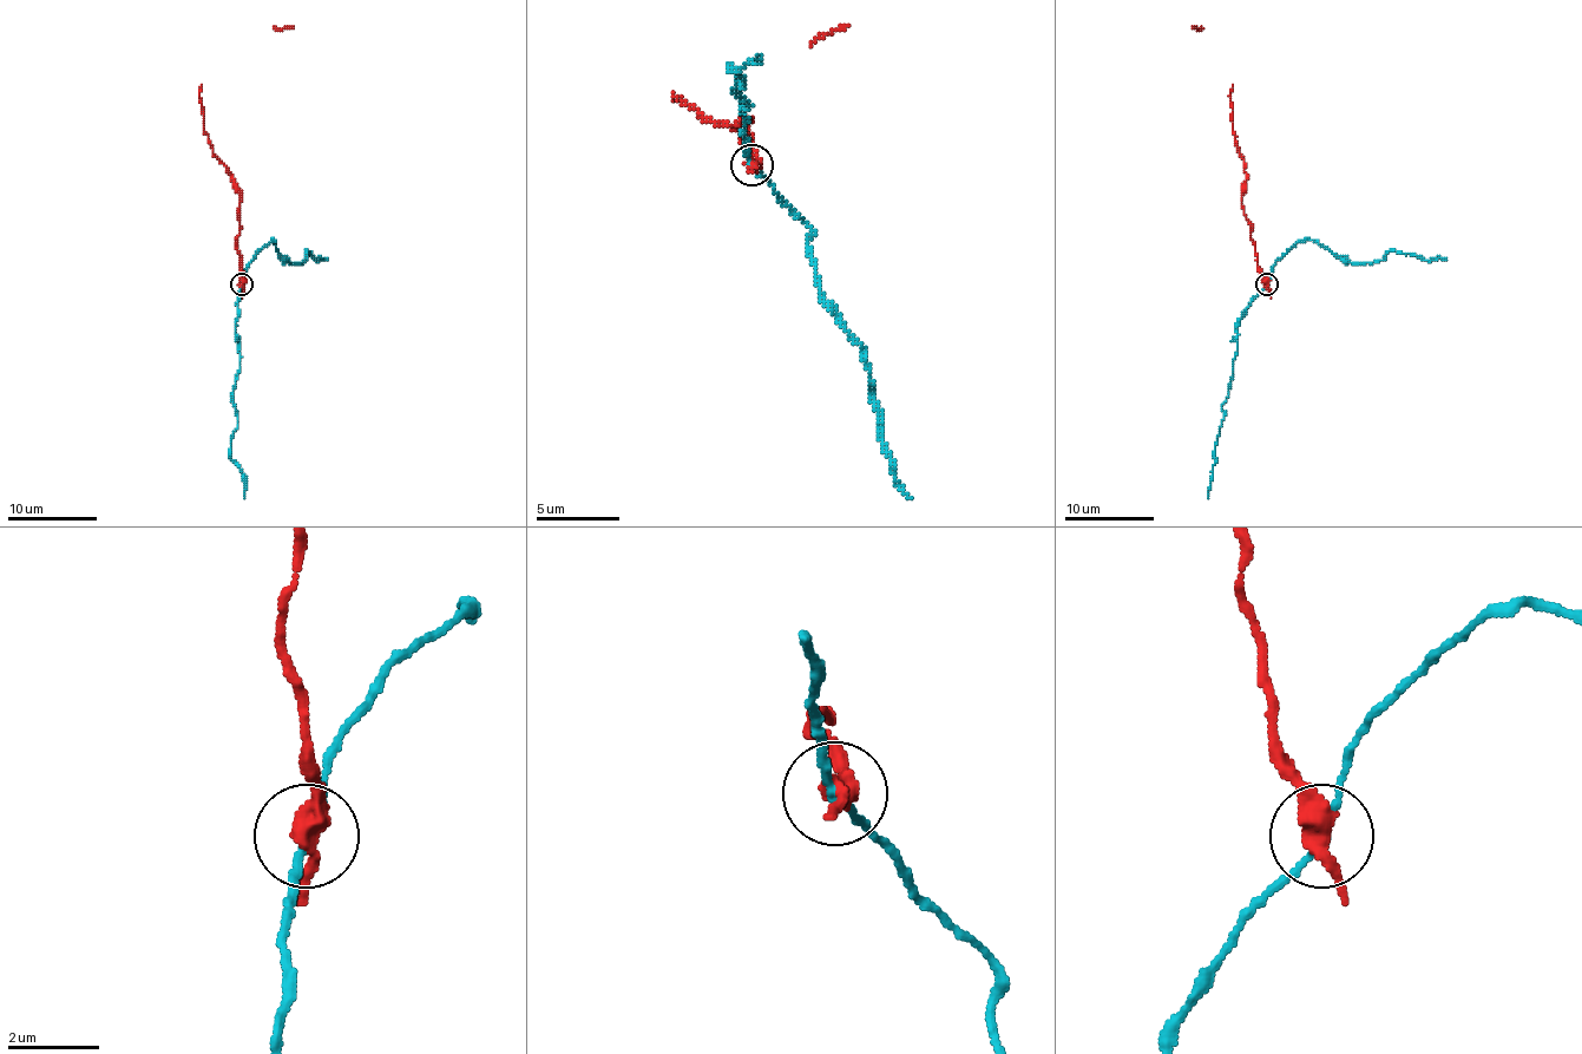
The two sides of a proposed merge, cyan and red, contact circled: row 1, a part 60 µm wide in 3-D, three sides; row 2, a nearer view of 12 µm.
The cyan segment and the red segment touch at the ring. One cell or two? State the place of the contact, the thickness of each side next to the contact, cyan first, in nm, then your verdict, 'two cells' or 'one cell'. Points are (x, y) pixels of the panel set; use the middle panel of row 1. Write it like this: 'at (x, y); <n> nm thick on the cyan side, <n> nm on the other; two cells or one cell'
at (752, 164); 110 nm thick on the cyan side, 440 nm on the other; two cells

